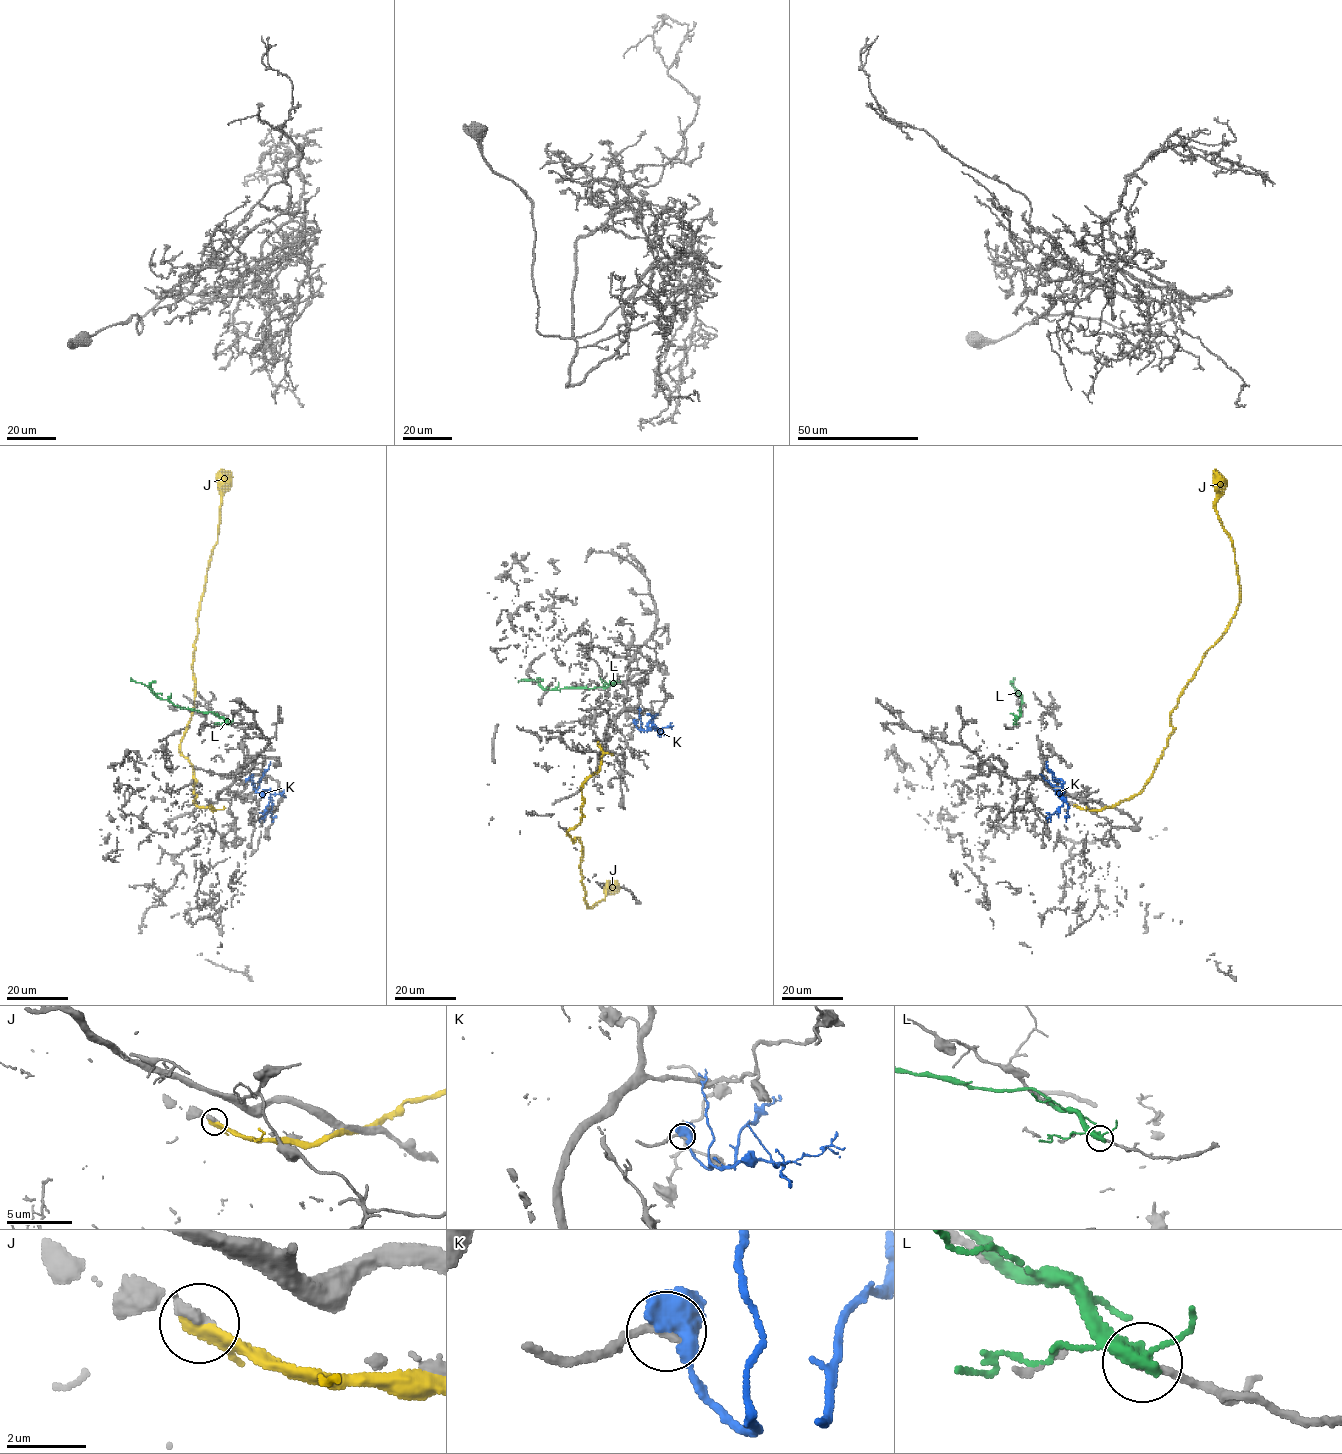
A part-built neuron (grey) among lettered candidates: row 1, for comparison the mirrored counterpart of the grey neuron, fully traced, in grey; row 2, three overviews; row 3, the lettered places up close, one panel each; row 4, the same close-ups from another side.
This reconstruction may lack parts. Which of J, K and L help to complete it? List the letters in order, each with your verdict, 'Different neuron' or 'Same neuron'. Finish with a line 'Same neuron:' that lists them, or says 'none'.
J: Different neuron
K: Same neuron
L: Different neuron
Same neuron: K

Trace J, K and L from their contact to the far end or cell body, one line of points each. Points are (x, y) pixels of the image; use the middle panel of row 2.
J: (598, 743), (600, 768), (582, 784), (581, 820), (566, 833), (581, 844), (588, 907), (617, 881)
K: (634, 723), (640, 731), (658, 730), (653, 727), (653, 717), (646, 714)
L: (616, 682), (606, 687), (554, 690), (544, 690), (535, 680), (518, 682)

